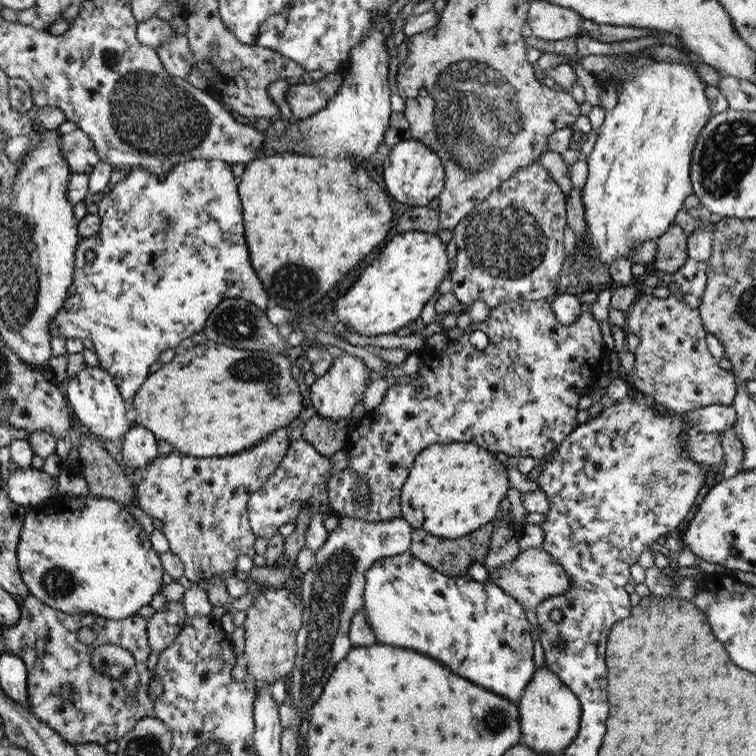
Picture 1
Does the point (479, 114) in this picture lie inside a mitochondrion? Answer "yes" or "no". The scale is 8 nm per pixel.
yes

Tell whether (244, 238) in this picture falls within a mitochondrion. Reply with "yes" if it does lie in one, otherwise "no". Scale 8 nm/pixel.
no

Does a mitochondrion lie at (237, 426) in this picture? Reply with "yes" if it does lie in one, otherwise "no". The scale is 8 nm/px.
no

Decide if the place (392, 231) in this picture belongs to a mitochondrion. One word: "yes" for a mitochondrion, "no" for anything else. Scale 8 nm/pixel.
no

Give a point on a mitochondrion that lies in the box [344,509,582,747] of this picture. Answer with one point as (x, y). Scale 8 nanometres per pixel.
(493, 721)

